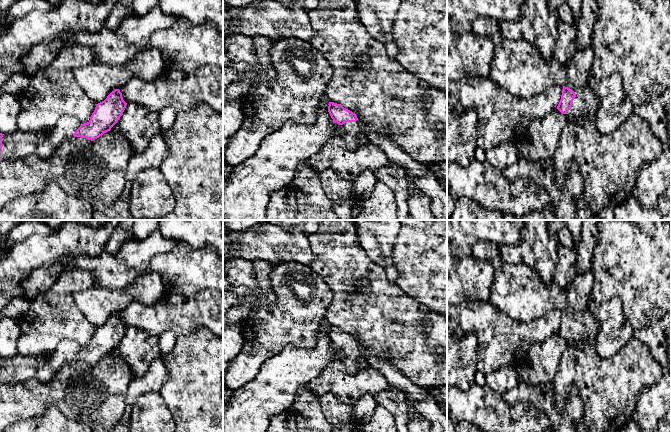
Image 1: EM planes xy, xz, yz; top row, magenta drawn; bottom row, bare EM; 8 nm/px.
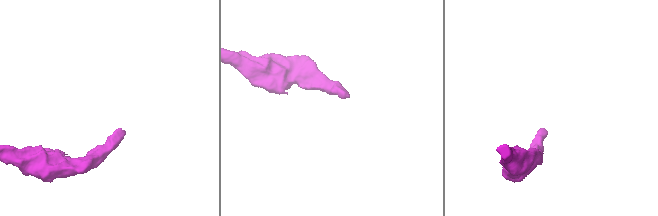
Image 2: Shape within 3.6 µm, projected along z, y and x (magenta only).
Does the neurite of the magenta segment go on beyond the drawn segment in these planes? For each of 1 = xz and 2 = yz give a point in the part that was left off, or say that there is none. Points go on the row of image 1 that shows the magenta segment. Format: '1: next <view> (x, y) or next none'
1: next xz (349, 131)
2: next yz (584, 104)

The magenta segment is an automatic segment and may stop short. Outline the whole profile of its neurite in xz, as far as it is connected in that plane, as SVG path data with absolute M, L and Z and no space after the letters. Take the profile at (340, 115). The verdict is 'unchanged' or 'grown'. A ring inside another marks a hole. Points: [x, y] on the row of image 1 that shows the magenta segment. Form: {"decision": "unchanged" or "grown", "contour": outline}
{"decision": "grown", "contour": "M329 102L328 112L336 130L336 135L346 141L348 149L355 150L359 146L358 136L366 134L356 114L334 102Z"}

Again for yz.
{"decision": "grown", "contour": "M590 78L582 88L577 88L571 83L563 86L557 109L565 114L569 121L580 125L589 115L595 116L598 102L599 98L594 93Z"}

